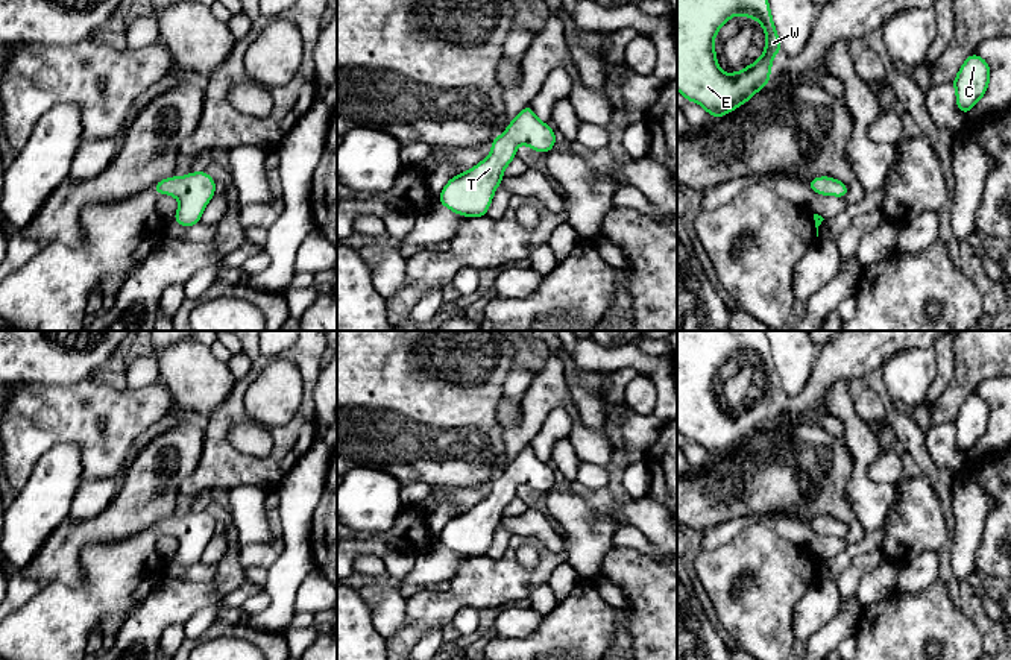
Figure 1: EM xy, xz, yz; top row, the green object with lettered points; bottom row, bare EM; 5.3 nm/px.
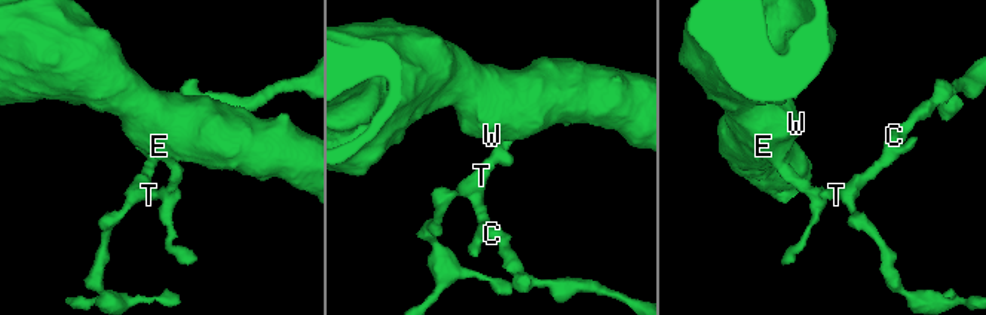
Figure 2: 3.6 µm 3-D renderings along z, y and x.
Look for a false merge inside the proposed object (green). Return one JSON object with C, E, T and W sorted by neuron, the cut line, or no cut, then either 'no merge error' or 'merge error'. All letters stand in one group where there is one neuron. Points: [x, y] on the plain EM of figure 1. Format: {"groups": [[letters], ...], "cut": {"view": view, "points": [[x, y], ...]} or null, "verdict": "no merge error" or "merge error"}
{"groups": [["C", "E", "T", "W"]], "cut": null, "verdict": "no merge error"}

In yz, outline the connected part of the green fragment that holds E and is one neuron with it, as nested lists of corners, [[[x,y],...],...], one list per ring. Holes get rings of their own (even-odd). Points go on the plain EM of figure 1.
[[[677,331],[677,429],[701,445],[710,457],[723,457],[770,423],[771,402],[780,391],[780,379],[764,331]],[[735,354],[759,361],[765,370],[767,387],[762,396],[742,411],[724,414],[717,402],[713,378]]]

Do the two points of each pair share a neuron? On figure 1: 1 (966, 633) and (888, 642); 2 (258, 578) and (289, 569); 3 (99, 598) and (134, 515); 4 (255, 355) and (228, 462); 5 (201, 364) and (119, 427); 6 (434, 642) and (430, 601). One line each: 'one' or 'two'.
1: one
2: two
3: two
4: one
5: two
6: two

